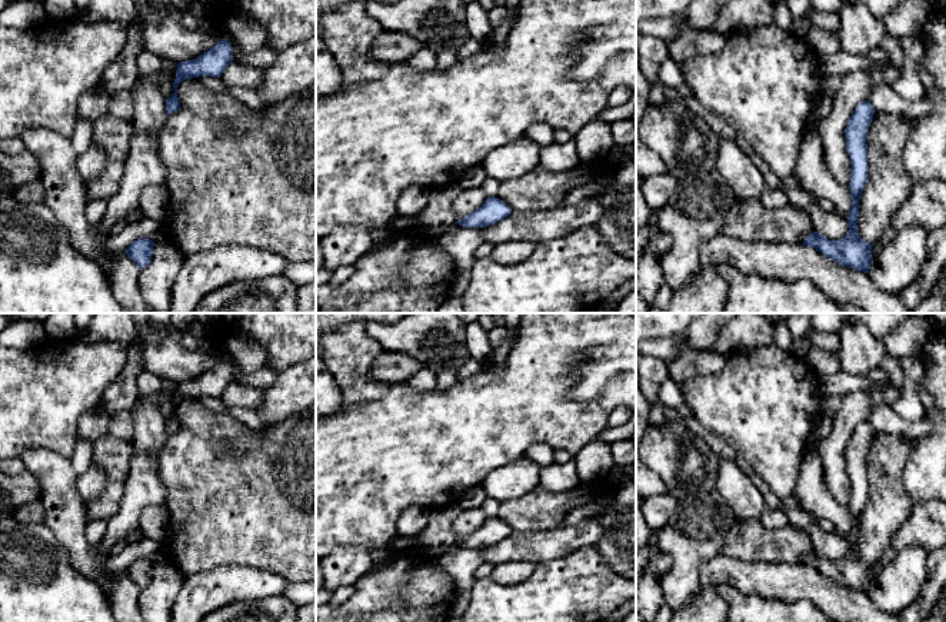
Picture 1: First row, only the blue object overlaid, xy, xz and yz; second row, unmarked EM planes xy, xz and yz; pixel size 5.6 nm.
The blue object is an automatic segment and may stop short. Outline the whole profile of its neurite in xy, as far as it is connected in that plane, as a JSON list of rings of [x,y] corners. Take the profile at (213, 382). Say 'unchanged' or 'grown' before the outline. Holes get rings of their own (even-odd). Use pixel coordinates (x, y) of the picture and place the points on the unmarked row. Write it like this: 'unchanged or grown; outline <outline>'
unchanged; outline [[[221,359],[216,366],[200,375],[197,379],[177,383],[176,400],[173,403],[174,413],[171,418],[166,419],[167,435],[170,436],[180,429],[177,408],[181,402],[200,396],[220,398],[233,380],[230,362]]]

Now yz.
unchanged; outline [[[869,420],[860,422],[850,436],[845,456],[846,469],[850,476],[852,493],[849,509],[852,513],[852,526],[846,536],[849,552],[843,559],[829,561],[817,552],[805,559],[803,566],[809,566],[835,581],[840,586],[847,586],[863,593],[869,593],[873,578],[872,566],[859,556],[859,519],[867,502],[867,450],[873,440],[875,430]]]

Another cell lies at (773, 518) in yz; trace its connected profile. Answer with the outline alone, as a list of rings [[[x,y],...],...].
[[[766,508],[759,520],[767,529],[780,529],[789,523],[787,513],[783,508]]]

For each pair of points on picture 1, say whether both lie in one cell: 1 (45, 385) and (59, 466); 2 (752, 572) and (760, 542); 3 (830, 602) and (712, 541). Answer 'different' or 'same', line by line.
1: different
2: different
3: different

